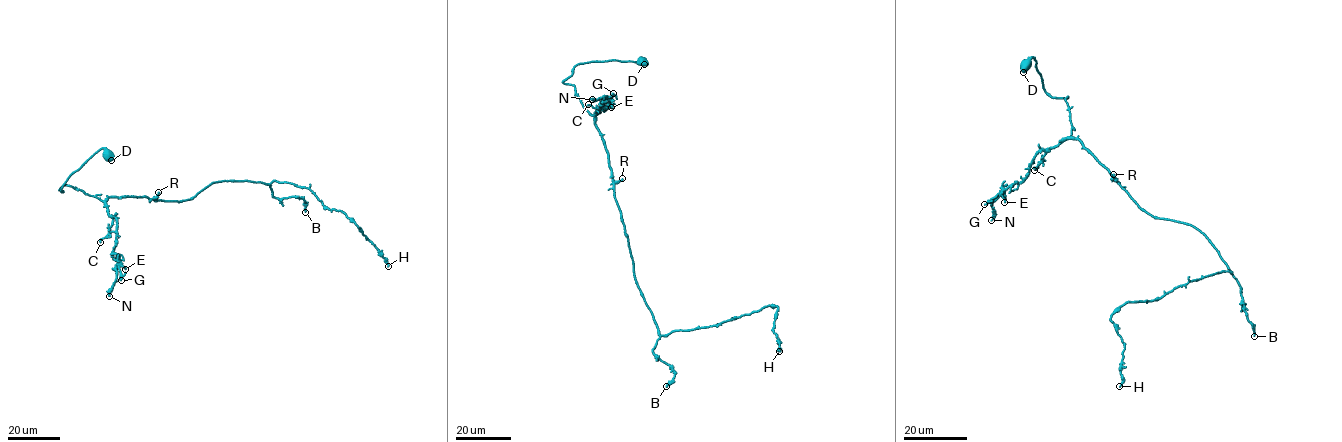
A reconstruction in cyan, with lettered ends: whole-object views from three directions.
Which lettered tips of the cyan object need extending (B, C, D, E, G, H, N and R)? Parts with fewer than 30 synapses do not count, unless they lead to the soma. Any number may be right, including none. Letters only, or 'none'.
B

